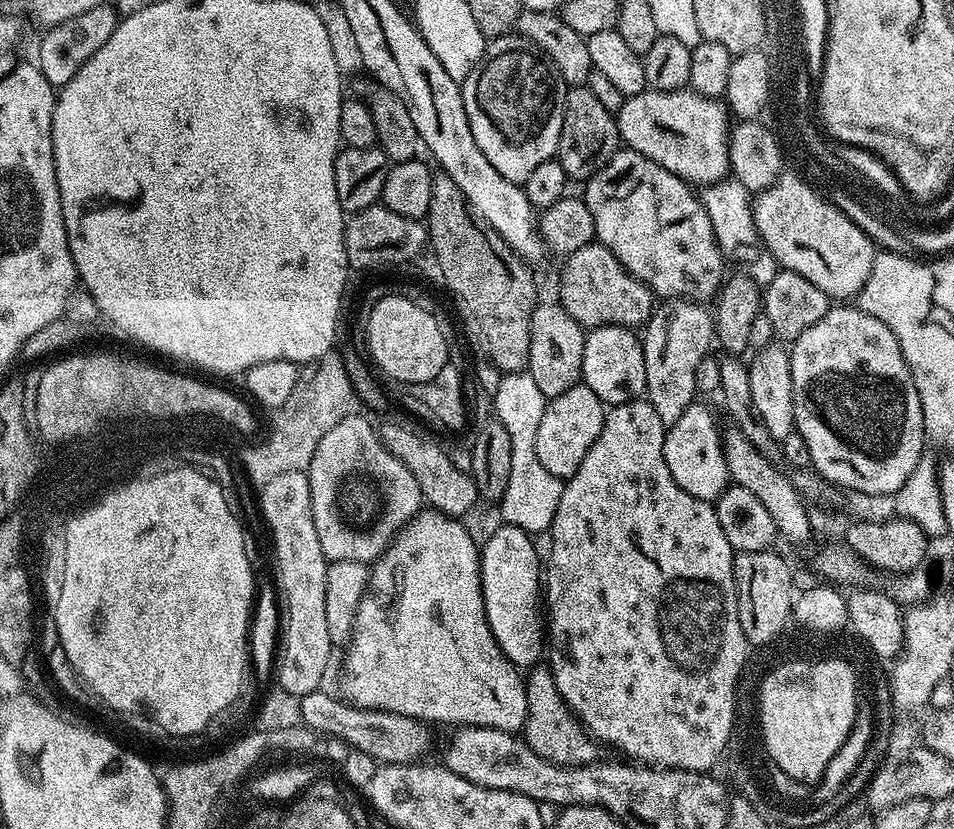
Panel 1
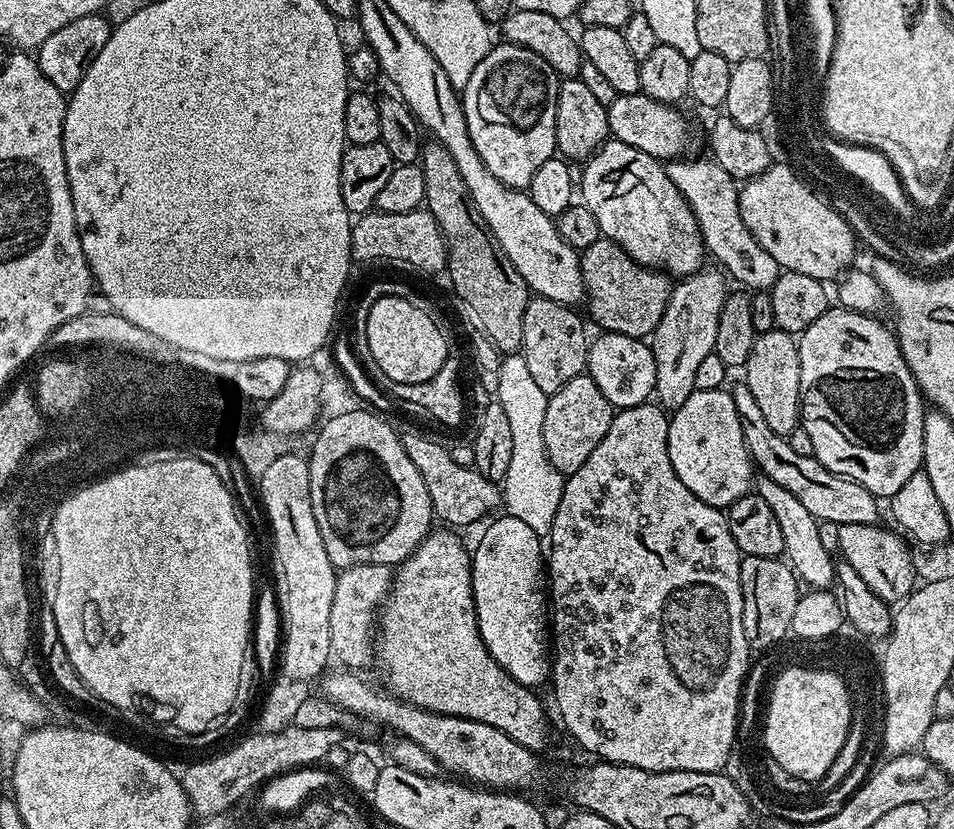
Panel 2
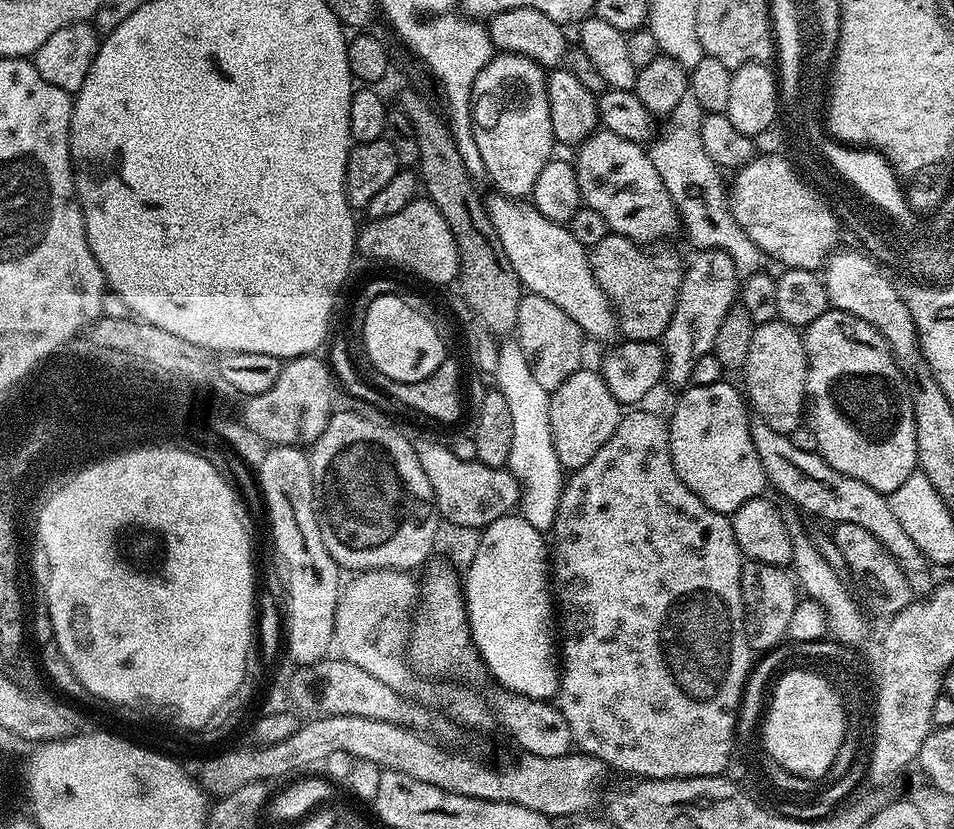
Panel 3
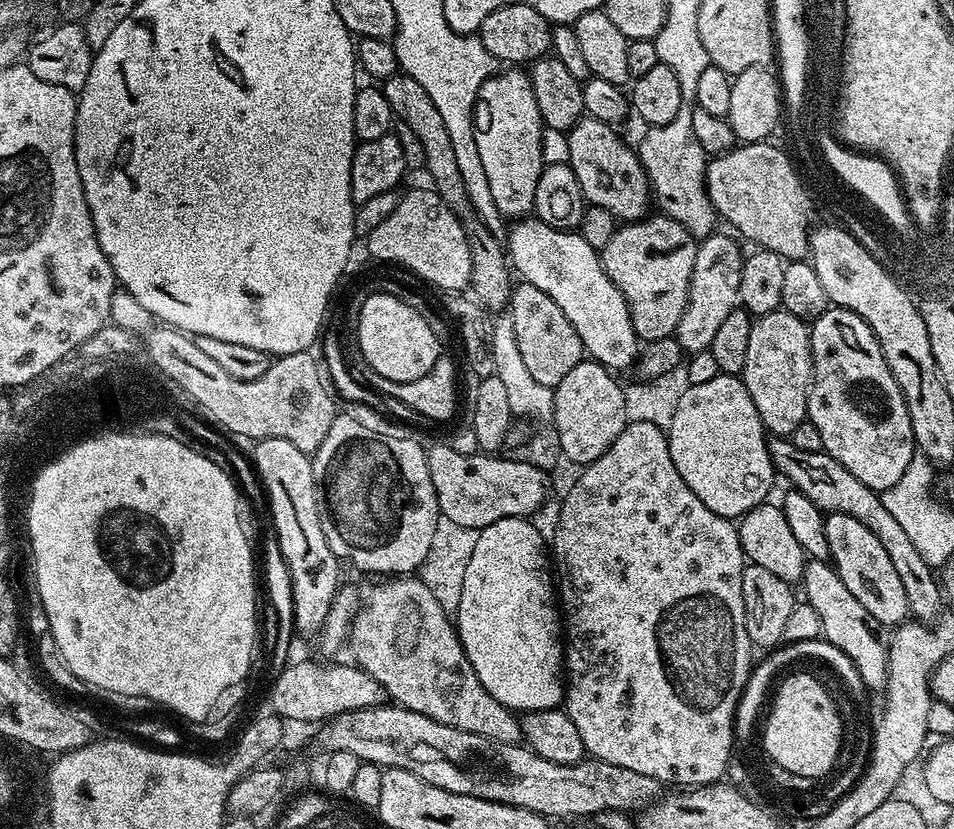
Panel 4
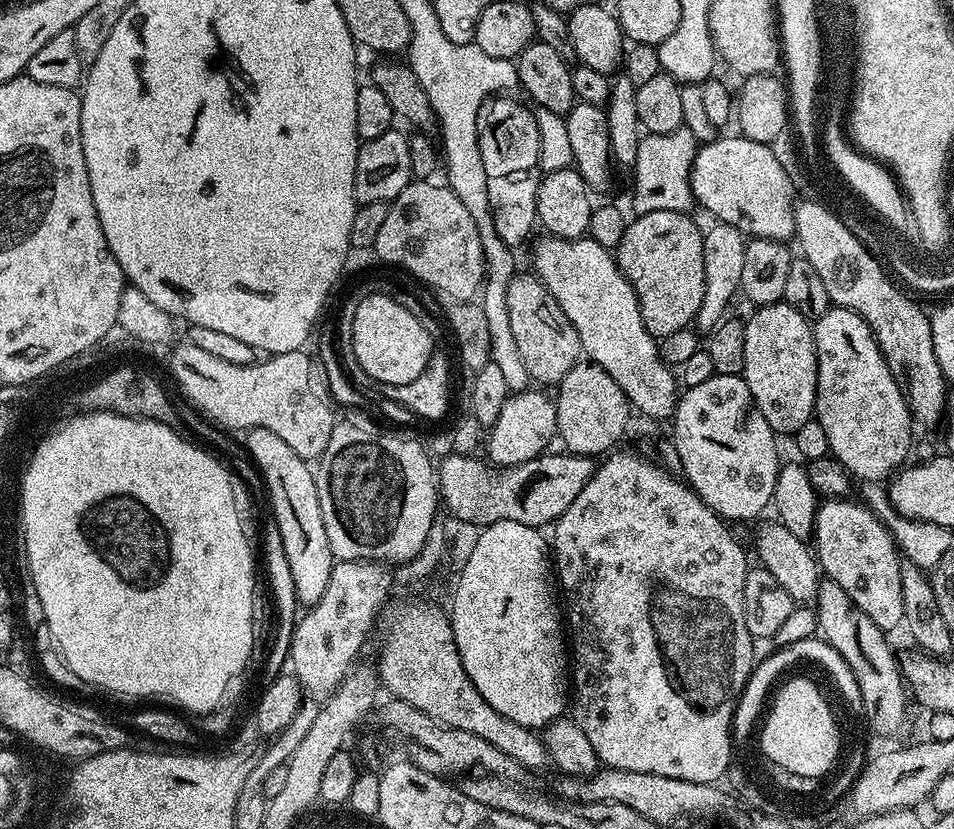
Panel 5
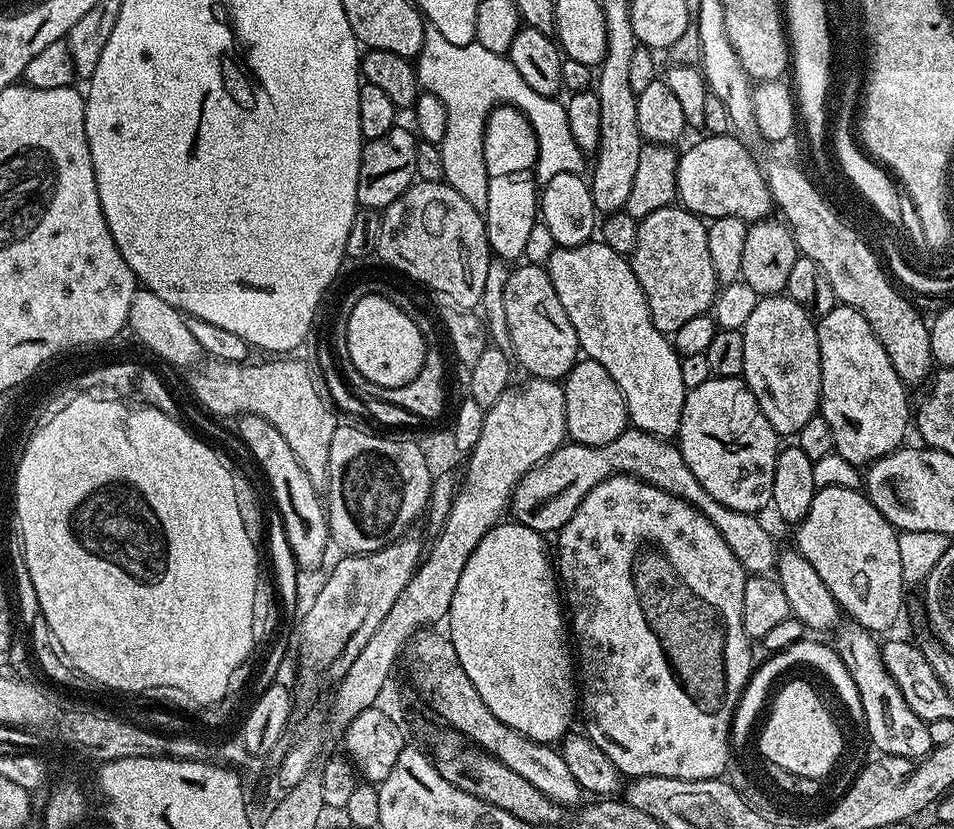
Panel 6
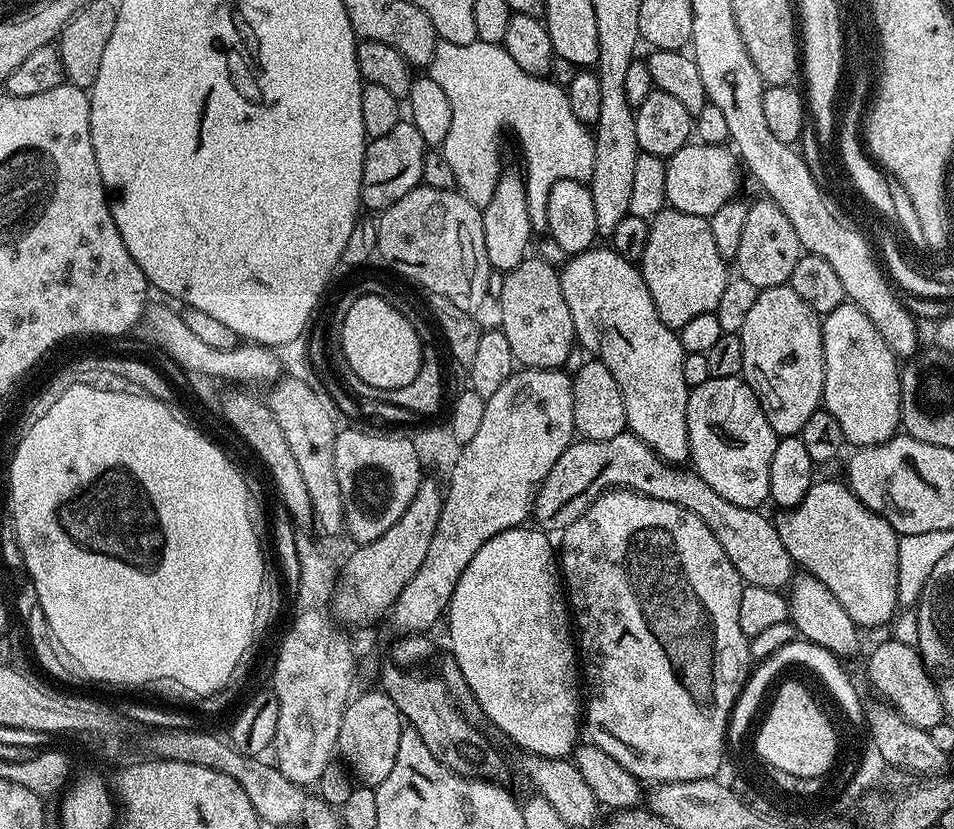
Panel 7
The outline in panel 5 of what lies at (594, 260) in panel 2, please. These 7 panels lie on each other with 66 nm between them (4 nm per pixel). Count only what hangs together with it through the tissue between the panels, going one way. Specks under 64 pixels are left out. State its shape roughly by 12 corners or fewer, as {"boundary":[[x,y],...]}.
{"boundary":[[686,212],[627,221],[614,250],[657,338],[695,321],[704,232]]}

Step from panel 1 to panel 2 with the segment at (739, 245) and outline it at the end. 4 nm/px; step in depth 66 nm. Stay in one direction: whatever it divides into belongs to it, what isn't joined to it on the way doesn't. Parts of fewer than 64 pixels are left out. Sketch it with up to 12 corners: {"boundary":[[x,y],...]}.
{"boundary":[[676,158],[670,182],[707,255],[737,285],[782,271],[740,213],[738,182],[711,158]]}

